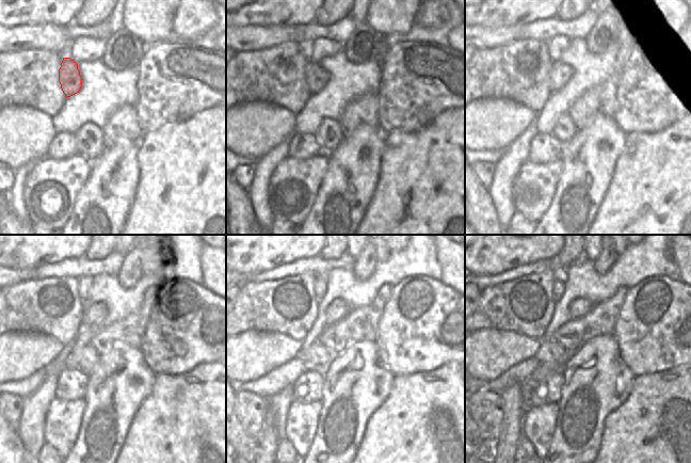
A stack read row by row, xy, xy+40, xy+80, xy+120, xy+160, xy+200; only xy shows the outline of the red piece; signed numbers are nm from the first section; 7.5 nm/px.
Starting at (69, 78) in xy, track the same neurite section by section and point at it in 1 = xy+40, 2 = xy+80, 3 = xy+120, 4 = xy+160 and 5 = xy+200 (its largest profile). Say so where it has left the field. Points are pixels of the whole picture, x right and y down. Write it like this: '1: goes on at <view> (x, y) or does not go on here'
1: goes on at xy+40 (317, 77)
2: goes on at xy+80 (560, 74)
3: goes on at xy+120 (96, 312)
4: goes on at xy+160 (338, 308)
5: goes on at xy+200 (578, 307)

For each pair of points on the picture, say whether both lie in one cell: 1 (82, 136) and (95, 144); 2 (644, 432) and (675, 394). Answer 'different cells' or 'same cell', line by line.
1: same cell
2: same cell

